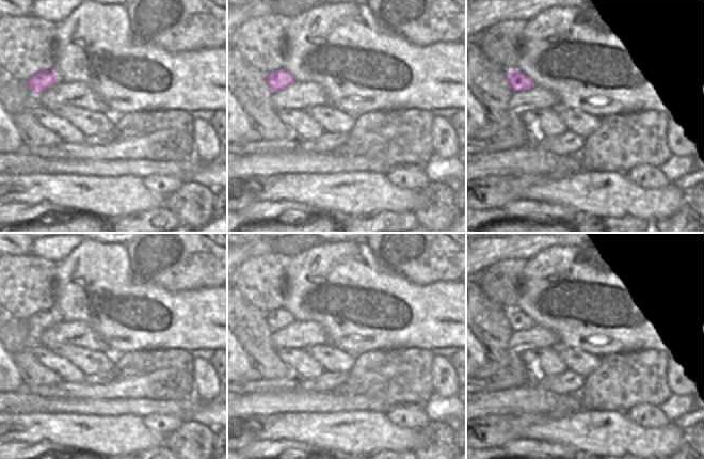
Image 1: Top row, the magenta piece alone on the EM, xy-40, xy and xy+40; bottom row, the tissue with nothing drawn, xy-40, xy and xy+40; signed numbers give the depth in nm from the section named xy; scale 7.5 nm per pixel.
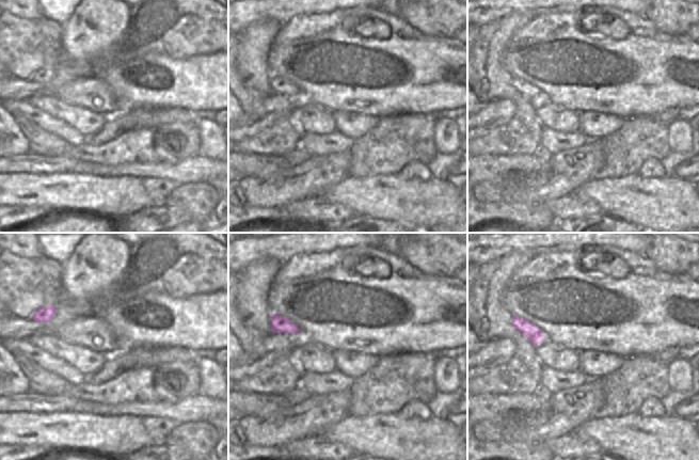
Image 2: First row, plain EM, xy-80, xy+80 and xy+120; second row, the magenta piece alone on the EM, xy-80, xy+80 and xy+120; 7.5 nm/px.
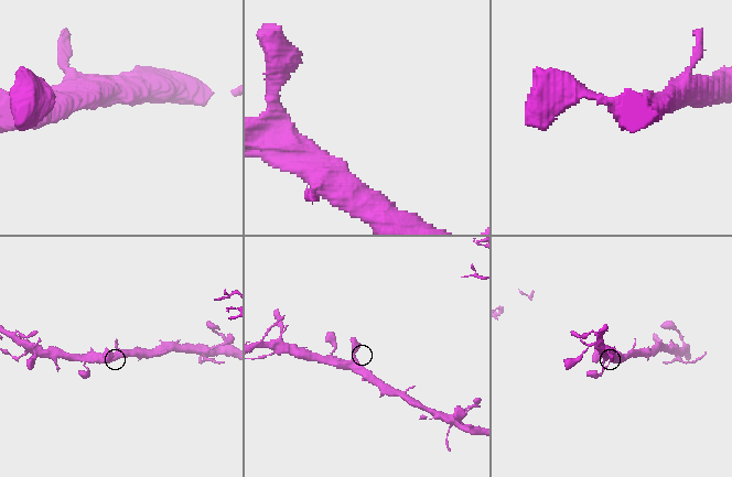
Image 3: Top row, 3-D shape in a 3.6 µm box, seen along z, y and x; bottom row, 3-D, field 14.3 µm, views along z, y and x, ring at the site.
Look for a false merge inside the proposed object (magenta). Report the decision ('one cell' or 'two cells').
one cell

